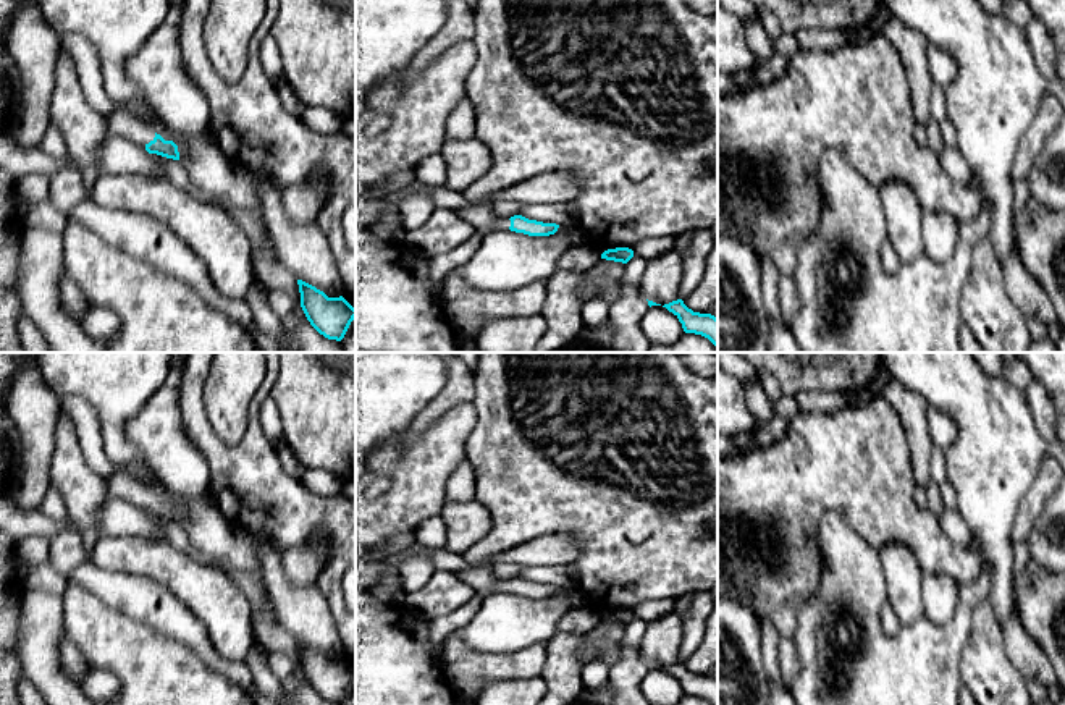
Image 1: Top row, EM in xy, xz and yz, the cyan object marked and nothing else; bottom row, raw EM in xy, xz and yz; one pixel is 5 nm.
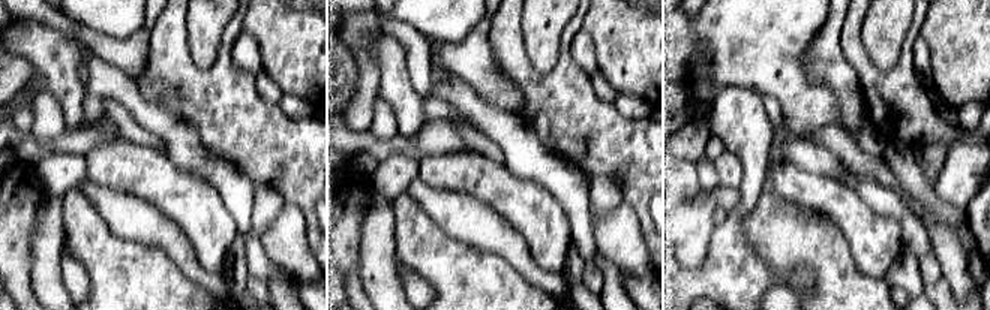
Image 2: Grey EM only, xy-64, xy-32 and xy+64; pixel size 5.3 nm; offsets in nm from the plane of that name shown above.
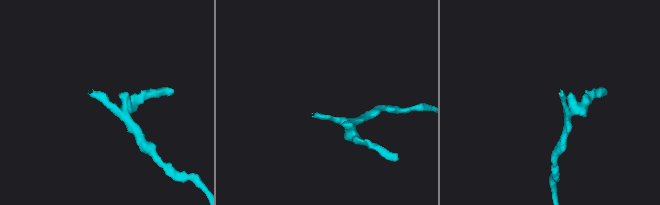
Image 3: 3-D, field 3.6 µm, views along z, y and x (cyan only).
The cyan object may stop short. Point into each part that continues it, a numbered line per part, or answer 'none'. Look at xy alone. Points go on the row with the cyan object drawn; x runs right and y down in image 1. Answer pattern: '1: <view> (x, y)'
1: xy (120, 123)

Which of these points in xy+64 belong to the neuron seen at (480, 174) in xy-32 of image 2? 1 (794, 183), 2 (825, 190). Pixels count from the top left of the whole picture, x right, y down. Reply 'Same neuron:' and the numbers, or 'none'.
Same neuron: 1, 2

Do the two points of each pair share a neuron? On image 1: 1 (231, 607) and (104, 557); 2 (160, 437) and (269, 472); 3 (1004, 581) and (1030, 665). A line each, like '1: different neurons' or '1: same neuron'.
1: same neuron
2: different neurons
3: different neurons

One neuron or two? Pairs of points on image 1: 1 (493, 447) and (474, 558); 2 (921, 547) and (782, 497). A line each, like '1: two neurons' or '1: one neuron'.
1: one neuron
2: one neuron

